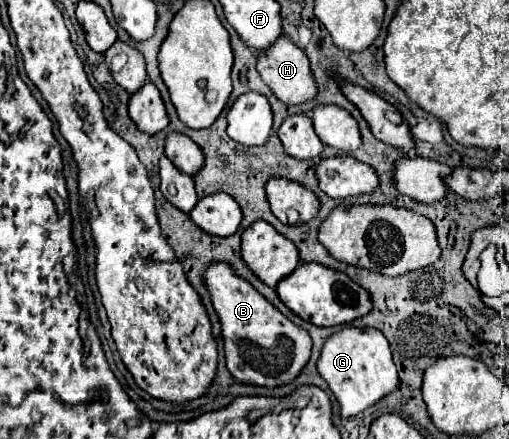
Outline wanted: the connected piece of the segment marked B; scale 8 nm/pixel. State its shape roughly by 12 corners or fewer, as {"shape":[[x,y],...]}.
{"shape":[[230,264],[202,278],[240,382],[292,382],[310,334]]}

